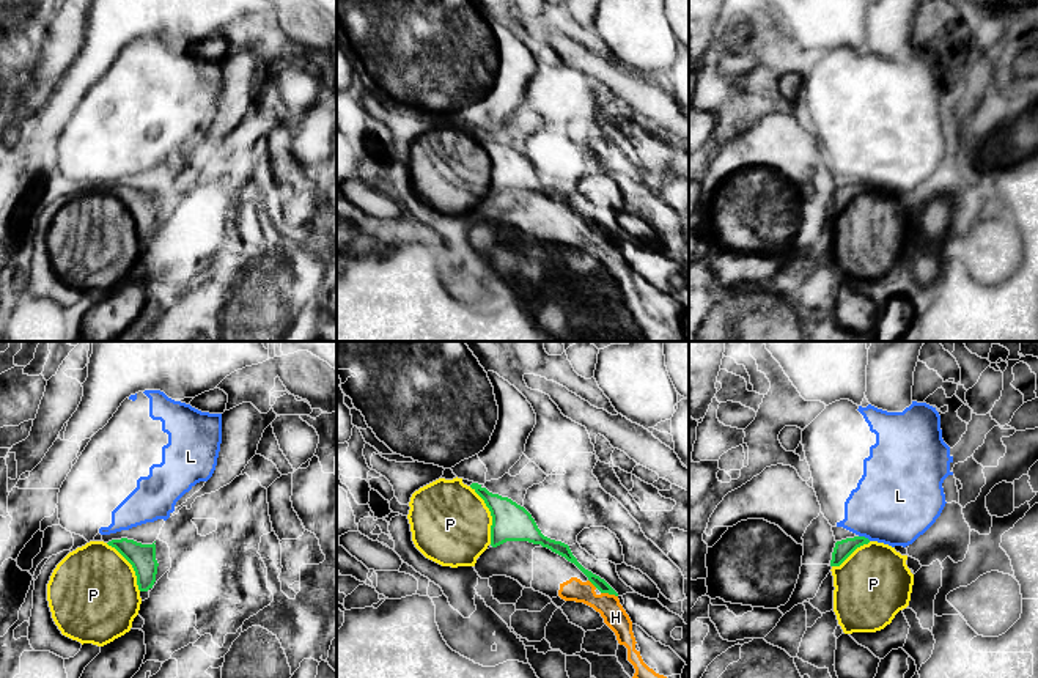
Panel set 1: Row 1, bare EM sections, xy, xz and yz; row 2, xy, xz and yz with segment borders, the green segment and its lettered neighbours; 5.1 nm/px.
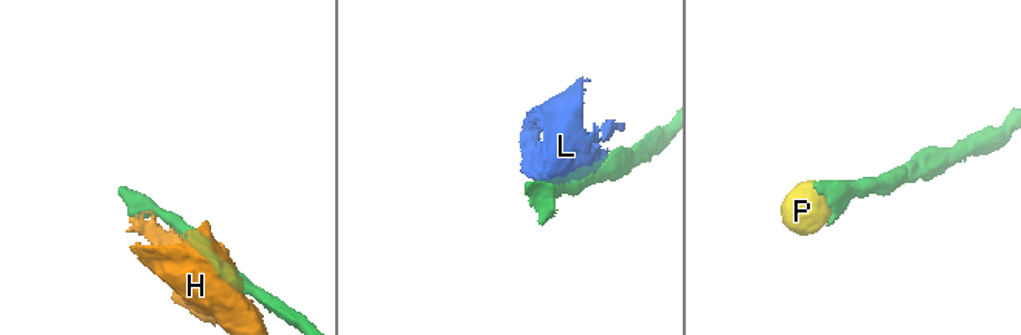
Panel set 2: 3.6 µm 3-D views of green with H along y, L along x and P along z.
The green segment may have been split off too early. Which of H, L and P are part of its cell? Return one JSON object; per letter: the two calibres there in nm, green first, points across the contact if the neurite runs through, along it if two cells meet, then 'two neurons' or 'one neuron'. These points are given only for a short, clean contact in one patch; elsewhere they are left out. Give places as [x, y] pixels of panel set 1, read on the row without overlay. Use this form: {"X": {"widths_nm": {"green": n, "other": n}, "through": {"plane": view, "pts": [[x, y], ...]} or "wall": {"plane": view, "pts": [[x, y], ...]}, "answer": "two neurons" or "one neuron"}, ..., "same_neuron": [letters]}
{"H": {"widths_nm": {"green": 60, "other": 120}, "answer": "two neurons"}, "L": {"widths_nm": {"green": 90, "other": 420}, "wall": {"plane": "yz", "pts": [[859, 183], [870, 187]]}, "answer": "two neurons"}, "P": {"widths_nm": {"green": 190, "other": 400}, "through": {"plane": "xz", "pts": [[510, 169], [491, 162], [450, 172]]}, "answer": "one neuron"}, "same_neuron": ["P"]}

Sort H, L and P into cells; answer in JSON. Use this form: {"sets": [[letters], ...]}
{"sets": [["H", "L"], ["P"]]}

